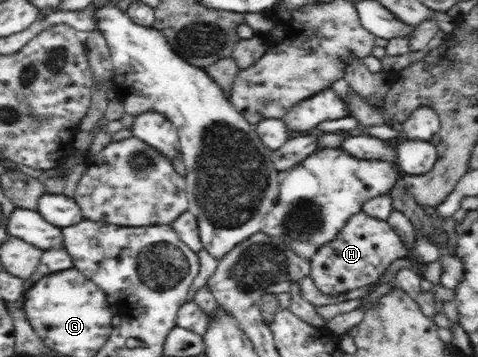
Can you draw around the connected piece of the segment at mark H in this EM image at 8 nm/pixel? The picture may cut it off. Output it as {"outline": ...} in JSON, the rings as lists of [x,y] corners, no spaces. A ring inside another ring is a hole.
{"outline":[[[363,211],[358,212],[345,223],[335,240],[325,244],[309,261],[309,277],[321,293],[343,294],[377,283],[394,260],[415,256],[426,264],[439,261],[445,250],[433,244],[431,237],[418,232],[415,234],[415,247],[405,247],[399,234],[387,221],[370,217]]]}

